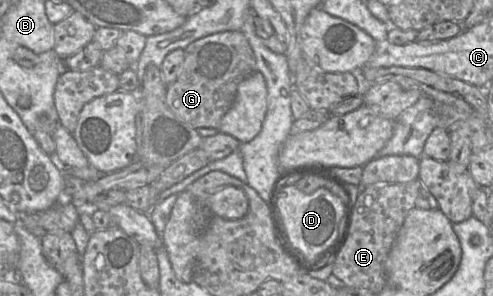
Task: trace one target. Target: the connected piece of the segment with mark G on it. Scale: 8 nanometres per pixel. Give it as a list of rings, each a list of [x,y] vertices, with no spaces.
[[[240,30],[208,35],[189,44],[184,52],[177,79],[167,87],[165,104],[194,129],[218,130],[222,117],[234,102],[239,83],[257,70],[254,52]]]

